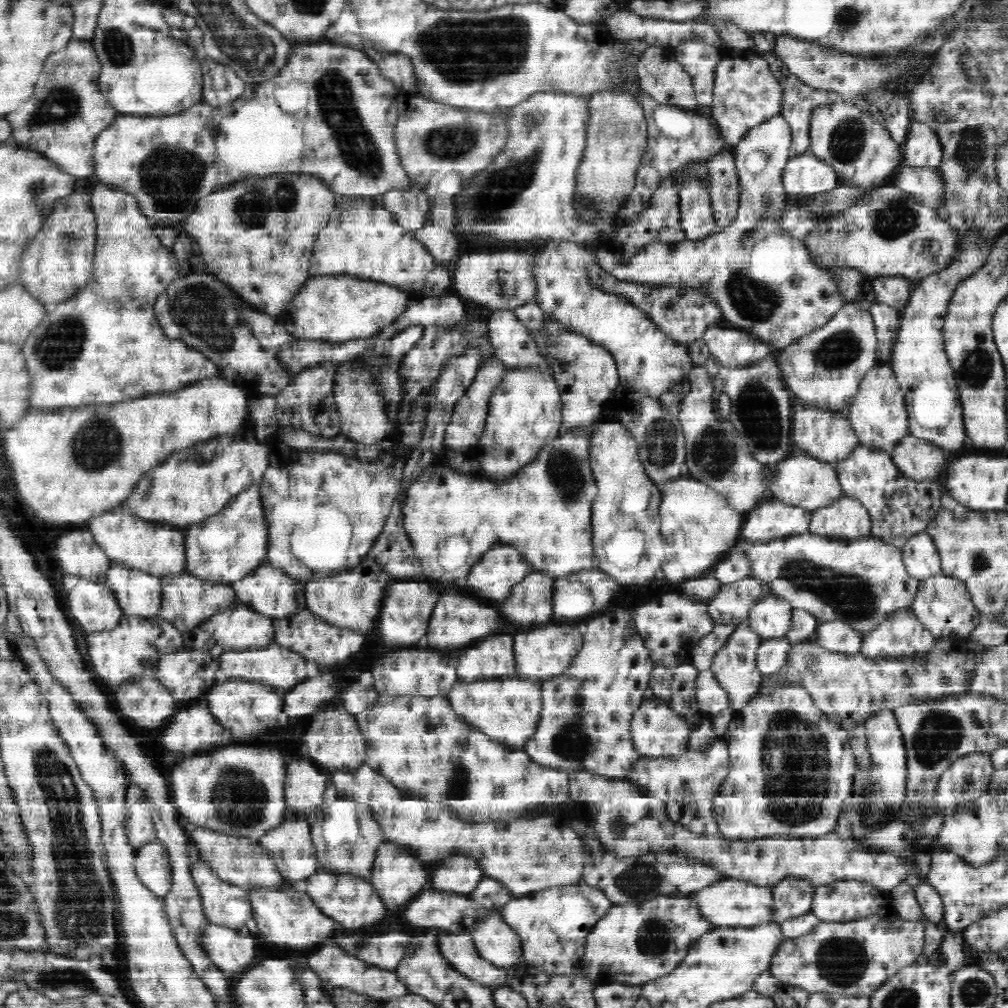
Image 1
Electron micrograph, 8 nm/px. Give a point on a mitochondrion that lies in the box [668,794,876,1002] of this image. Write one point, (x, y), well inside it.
(842, 959)

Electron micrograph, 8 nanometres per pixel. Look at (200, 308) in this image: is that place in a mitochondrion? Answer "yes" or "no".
yes

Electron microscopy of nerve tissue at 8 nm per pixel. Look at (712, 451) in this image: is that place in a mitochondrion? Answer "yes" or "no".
yes

